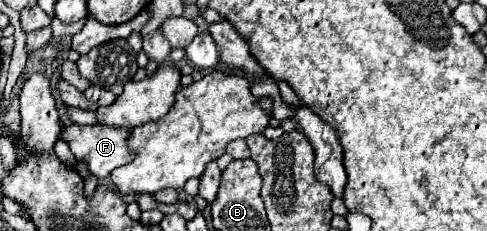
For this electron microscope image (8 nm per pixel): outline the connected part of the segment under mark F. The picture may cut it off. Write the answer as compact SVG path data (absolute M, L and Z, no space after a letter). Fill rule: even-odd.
M70 125L64 129L62 137L70 143L76 159L86 159L88 169L100 179L108 177L112 169L126 165L134 159L134 153L128 149L130 129L102 125Z

